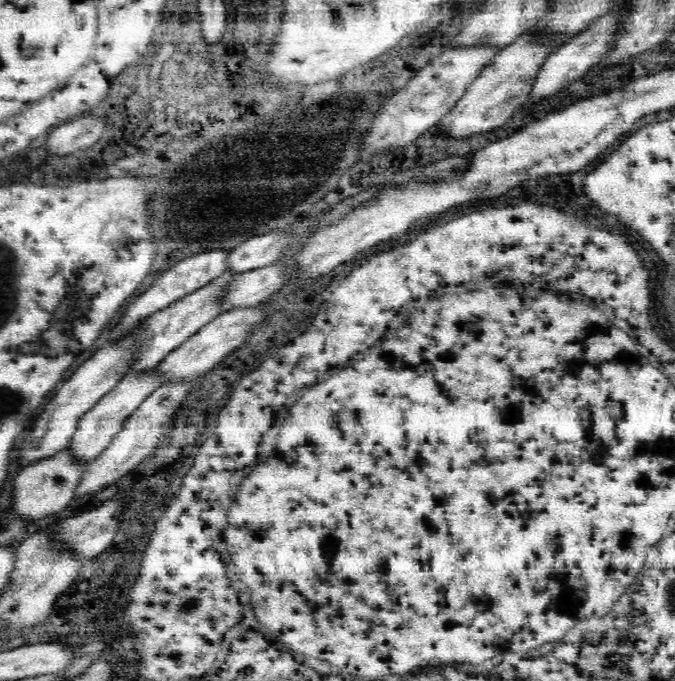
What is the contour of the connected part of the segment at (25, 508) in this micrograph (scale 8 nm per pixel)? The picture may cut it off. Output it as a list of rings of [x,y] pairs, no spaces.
[[[69,442],[66,444],[66,448],[62,448],[62,450],[56,452],[54,456],[48,456],[48,458],[44,458],[44,460],[32,462],[32,464],[28,464],[28,466],[20,470],[20,474],[14,478],[14,496],[11,511],[15,516],[18,518],[27,518],[28,520],[40,520],[40,518],[44,518],[44,516],[62,512],[66,506],[73,502],[76,489],[81,481],[81,474],[87,464],[81,462],[81,460],[77,460],[75,456],[72,456],[71,452],[67,449],[68,447]]]

